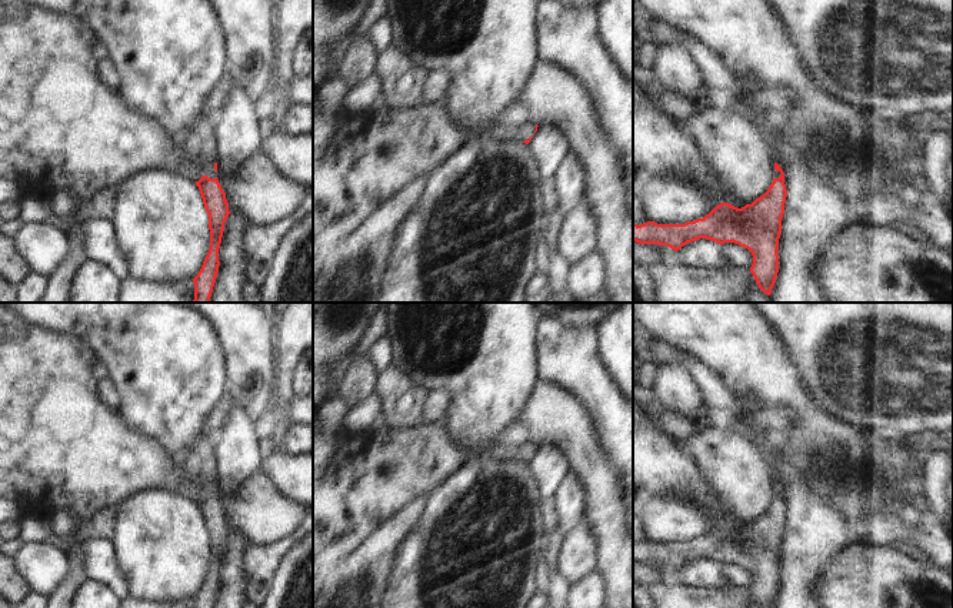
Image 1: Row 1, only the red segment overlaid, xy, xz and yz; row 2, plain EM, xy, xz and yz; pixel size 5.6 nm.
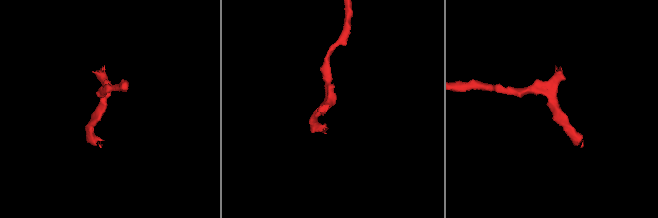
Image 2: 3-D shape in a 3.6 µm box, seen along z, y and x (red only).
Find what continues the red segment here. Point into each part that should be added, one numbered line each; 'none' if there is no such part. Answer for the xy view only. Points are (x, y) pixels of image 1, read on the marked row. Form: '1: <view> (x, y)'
1: xy (199, 143)

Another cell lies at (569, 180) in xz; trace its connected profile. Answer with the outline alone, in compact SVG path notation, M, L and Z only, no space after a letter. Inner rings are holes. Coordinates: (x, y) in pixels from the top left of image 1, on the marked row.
M569 153L559 164L553 184L557 198L557 210L566 216L577 206L586 193L586 174L579 160Z

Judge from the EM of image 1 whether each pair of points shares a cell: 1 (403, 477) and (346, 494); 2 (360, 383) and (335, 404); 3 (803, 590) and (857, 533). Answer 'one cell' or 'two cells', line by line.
1: one cell
2: two cells
3: one cell

